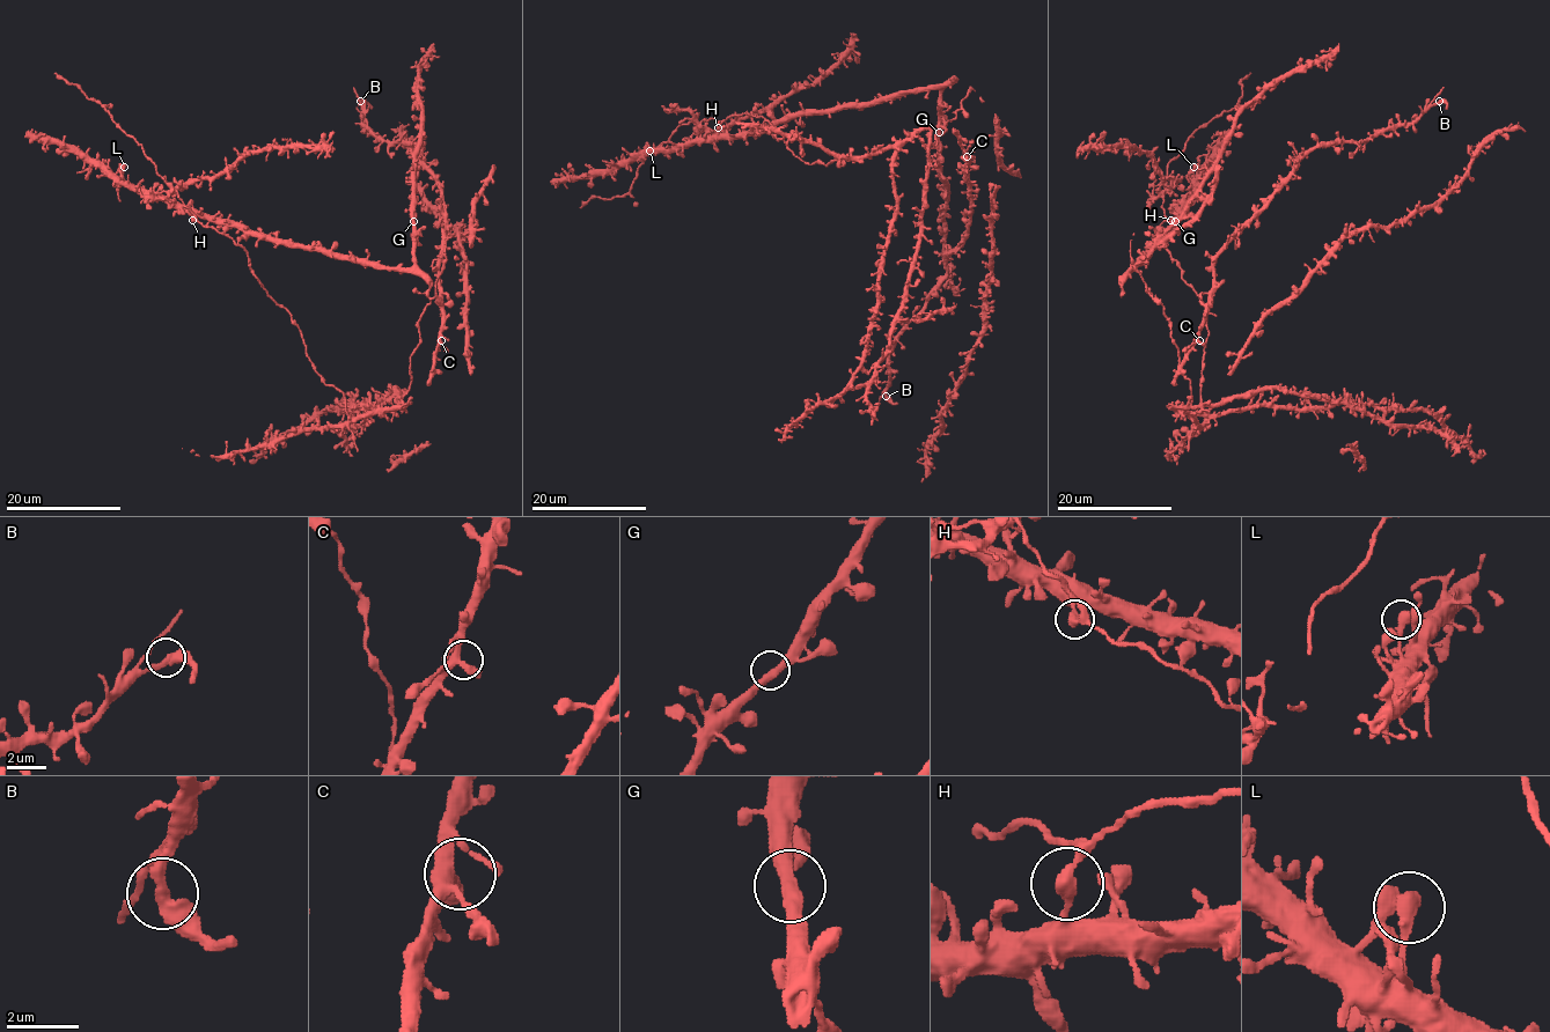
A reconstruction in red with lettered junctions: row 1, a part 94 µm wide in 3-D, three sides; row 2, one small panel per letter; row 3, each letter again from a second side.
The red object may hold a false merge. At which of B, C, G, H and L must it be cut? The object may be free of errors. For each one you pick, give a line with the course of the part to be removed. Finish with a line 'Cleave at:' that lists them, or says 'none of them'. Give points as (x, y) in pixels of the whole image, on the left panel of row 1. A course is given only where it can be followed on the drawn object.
Cleave at: none of them

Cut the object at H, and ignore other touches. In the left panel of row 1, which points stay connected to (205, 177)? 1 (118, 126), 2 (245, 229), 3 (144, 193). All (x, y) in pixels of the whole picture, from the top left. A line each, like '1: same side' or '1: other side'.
1: other side
2: same side
3: same side

